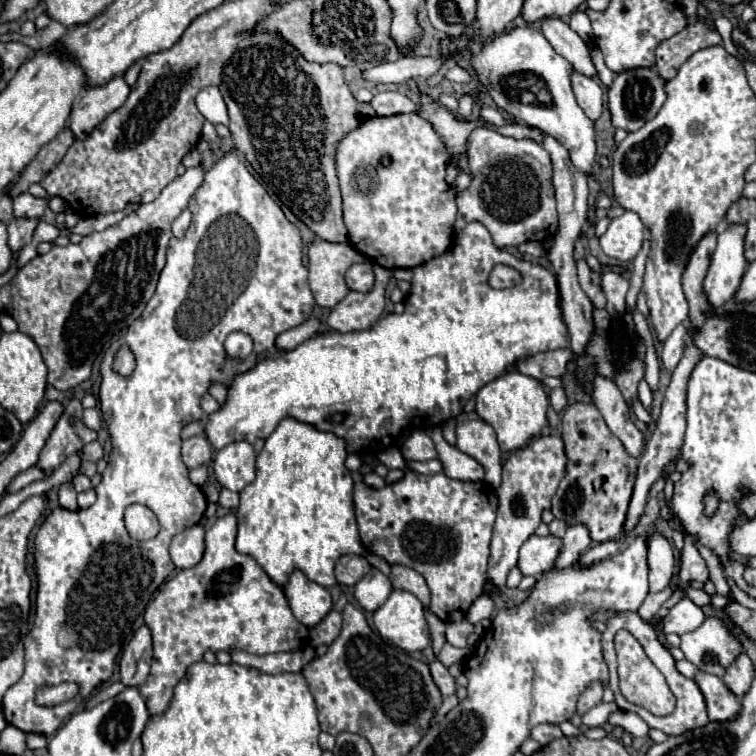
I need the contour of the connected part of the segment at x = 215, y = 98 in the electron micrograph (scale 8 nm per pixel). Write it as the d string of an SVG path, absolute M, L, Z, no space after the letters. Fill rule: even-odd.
M206 86L196 94L196 106L202 116L212 124L228 124L228 110L216 86Z

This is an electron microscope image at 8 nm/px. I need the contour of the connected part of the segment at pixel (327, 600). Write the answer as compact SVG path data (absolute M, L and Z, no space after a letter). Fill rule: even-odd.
M300 570L290 576L284 594L290 602L296 620L306 624L308 628L320 624L320 620L332 610L330 592L324 586L308 580Z

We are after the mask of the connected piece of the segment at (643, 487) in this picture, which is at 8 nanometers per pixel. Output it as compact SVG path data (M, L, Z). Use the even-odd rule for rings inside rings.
M686 344L682 360L678 362L678 366L672 372L672 380L670 380L670 386L668 386L668 390L664 394L664 402L662 402L662 414L656 422L654 434L646 442L646 450L644 450L644 454L640 458L640 464L638 464L634 494L632 494L632 500L630 500L630 506L628 506L628 512L626 512L626 522L624 522L626 532L632 532L636 528L636 524L638 524L642 512L644 512L644 506L646 506L648 492L650 492L652 484L664 474L664 470L670 462L680 458L680 448L682 448L684 430L686 430L686 380L690 380L690 372L694 370L694 364L698 364L698 360L702 360L702 356L704 354L694 344Z

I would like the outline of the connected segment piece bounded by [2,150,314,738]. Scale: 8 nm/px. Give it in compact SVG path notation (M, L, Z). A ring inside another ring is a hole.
M230 150L226 152L218 162L212 164L212 168L206 172L204 176L204 182L202 186L196 190L196 194L190 198L190 212L192 212L192 224L186 232L186 236L182 240L178 238L172 238L170 240L170 246L168 246L168 254L166 254L166 266L160 274L160 280L158 280L158 288L156 288L156 294L152 296L152 300L148 302L144 314L128 328L128 334L122 336L120 340L112 342L110 350L106 352L102 364L100 364L100 374L102 374L102 386L100 386L100 408L102 408L102 414L104 414L104 422L108 424L108 432L110 432L112 442L112 452L108 460L107 468L102 474L102 482L96 486L96 504L86 508L86 510L78 510L78 512L70 512L70 510L54 510L46 522L40 526L38 534L36 534L36 570L38 570L38 596L36 596L36 620L34 620L34 628L30 630L30 634L24 638L24 650L26 650L26 670L24 670L24 676L12 686L8 688L8 692L4 694L4 702L2 702L2 708L4 708L4 716L8 720L8 724L24 730L24 732L38 732L38 734L44 734L44 736L52 736L62 724L64 720L76 712L76 708L80 708L80 704L106 680L112 678L112 672L114 672L114 666L116 666L116 656L120 654L122 646L124 646L124 638L126 634L132 634L132 624L134 620L144 612L144 606L148 604L148 600L152 598L154 590L174 572L174 564L170 560L170 554L168 554L168 546L170 546L170 540L174 534L194 526L200 522L200 518L204 516L204 510L206 510L206 496L200 492L200 486L192 484L190 478L188 478L188 468L186 464L182 462L182 456L180 456L180 446L182 446L182 438L180 438L180 432L184 426L188 426L190 422L194 420L200 420L204 416L202 408L200 408L200 398L208 392L208 388L218 382L222 386L230 386L234 382L236 376L248 372L254 364L256 364L256 356L270 350L274 346L274 340L280 332L284 330L290 330L302 322L308 320L308 316L314 312L314 296L308 288L308 270L306 266L302 264L302 250L304 250L304 244L302 244L302 238L300 238L300 232L298 228L284 216L284 212L280 210L280 206L270 198L270 194L266 192L266 188L250 174L250 170L246 168L244 160L238 156L236 150ZM230 332L244 332L252 338L254 342L254 350L252 354L248 356L248 360L228 360L226 358L226 352L224 352L224 340ZM122 344L130 344L130 350L134 352L134 358L136 358L136 368L134 368L134 374L132 376L120 376L112 364L114 364L114 354L116 350L122 346ZM130 504L144 504L148 506L160 520L160 534L152 540L146 540L146 542L136 542L132 540L132 546L130 546L130 536L124 528L124 510L126 506ZM62 682L76 682L80 686L80 692L74 700L70 702L62 702L58 706L52 706L52 708L46 708L46 706L36 706L34 704L34 692L36 688L40 686L54 686L54 684L62 684Z

